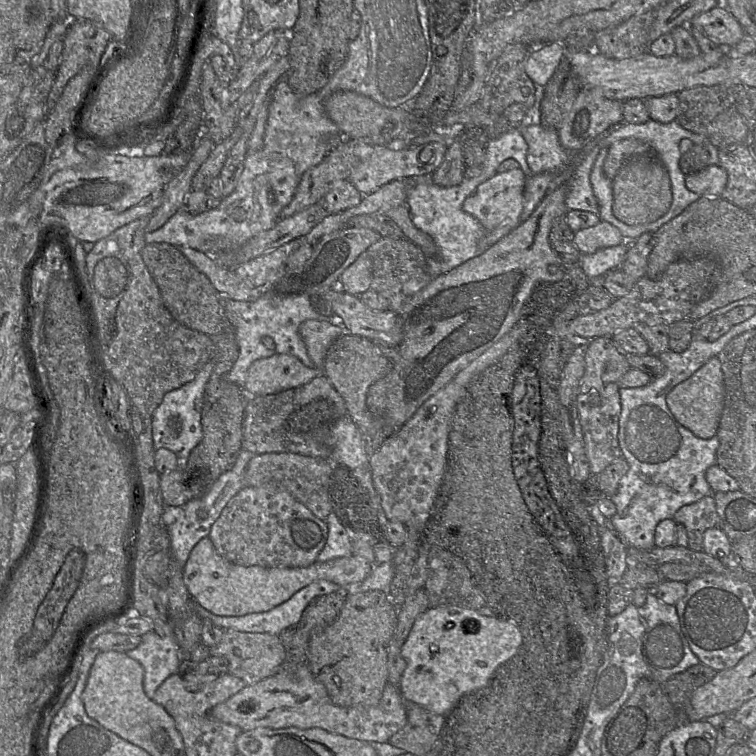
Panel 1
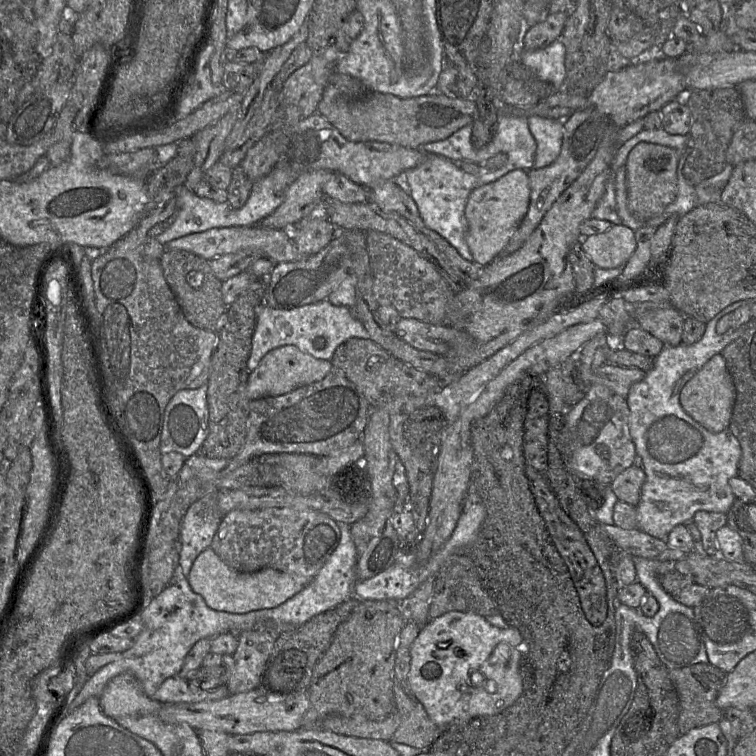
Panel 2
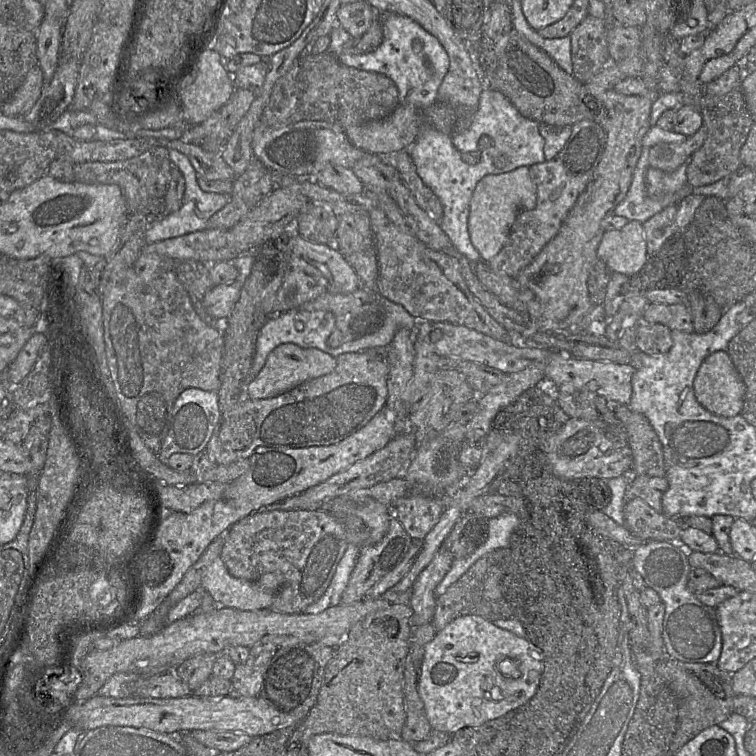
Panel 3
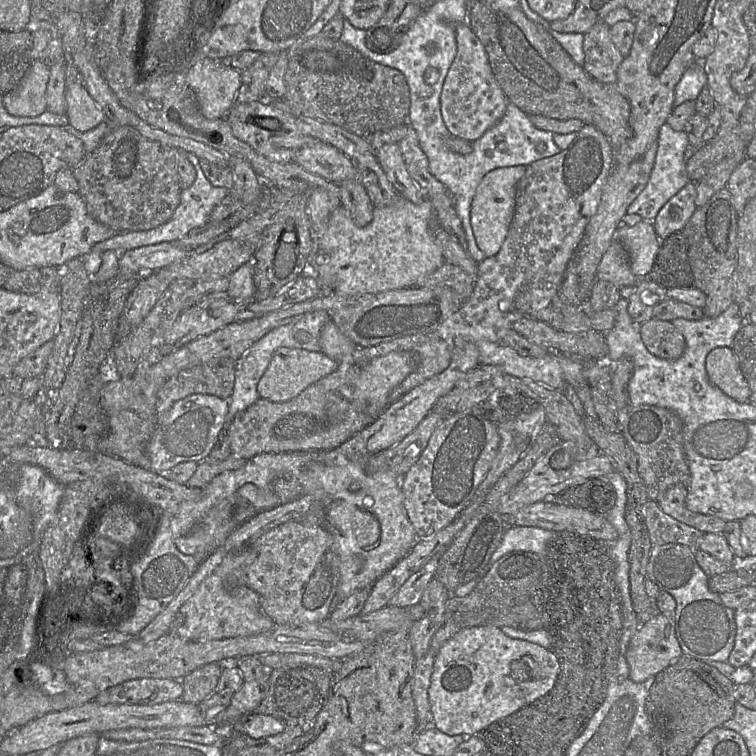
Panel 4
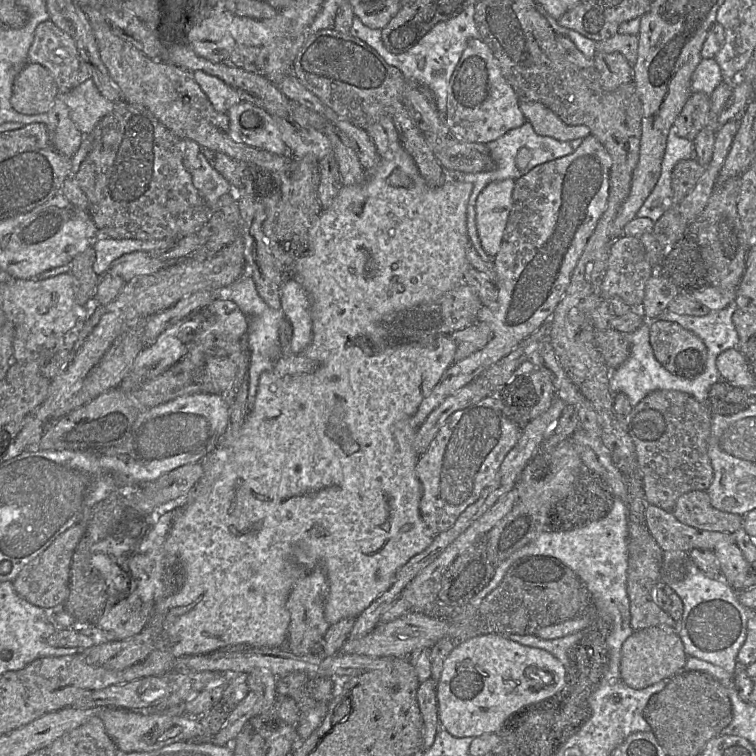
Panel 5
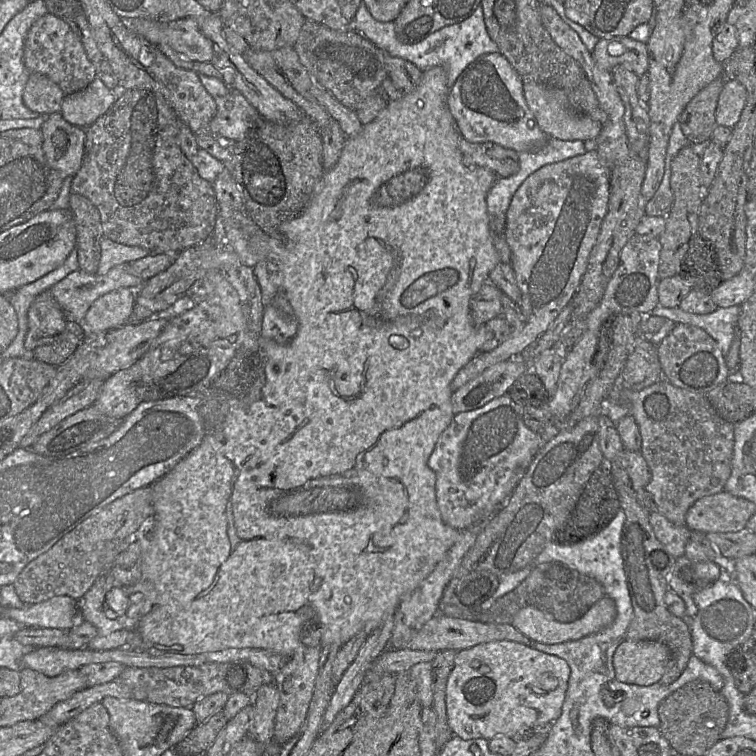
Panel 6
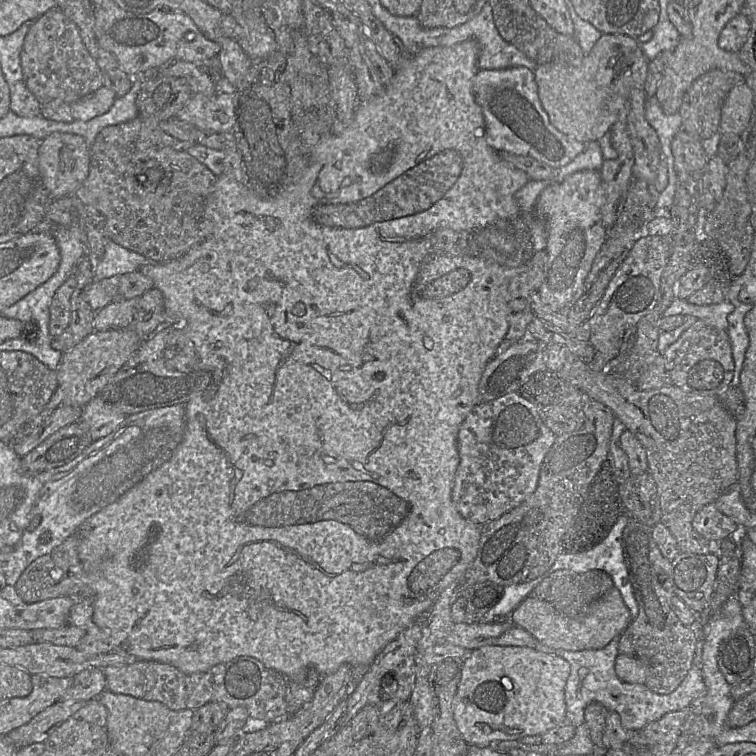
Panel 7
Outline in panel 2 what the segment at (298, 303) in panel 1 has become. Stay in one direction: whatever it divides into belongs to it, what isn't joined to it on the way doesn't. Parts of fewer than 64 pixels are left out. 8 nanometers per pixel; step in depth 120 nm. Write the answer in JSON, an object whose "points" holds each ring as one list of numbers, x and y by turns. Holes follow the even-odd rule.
{"points":[[324,300,292,309,275,309,264,302,258,307,247,369,251,373,268,352,286,345,296,346,314,358,331,361,337,347,351,338,369,338,369,333,357,318,355,308,335,306],[320,337,326,339,326,345,316,348,314,341]]}

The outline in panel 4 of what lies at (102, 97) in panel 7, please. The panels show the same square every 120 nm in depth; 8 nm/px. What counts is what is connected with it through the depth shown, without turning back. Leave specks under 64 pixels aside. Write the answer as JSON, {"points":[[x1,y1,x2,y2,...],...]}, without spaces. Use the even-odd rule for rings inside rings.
{"points":[[80,79,68,84,65,101,66,115,73,130,84,133,105,121,103,111,89,95]]}

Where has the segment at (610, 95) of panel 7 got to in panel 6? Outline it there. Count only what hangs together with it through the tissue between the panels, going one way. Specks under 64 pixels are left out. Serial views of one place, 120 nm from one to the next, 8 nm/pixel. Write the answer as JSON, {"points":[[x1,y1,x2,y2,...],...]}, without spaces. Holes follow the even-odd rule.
{"points":[[628,36,599,39,592,52,592,57,598,67,607,71,623,65,639,78,647,75,649,65,647,46],[523,81,524,96,541,130,549,139,561,141,595,141,603,125,591,117,574,110,565,92,558,88,544,86,534,81]]}

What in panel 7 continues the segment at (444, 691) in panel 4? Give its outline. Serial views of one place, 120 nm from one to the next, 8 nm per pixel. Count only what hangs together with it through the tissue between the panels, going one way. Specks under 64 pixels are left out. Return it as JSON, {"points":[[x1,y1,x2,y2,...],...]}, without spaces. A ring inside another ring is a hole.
{"points":[[484,646,464,660,453,700,456,725,469,745,494,747,502,741,541,736,566,725,565,686,570,664,563,658,519,646]]}

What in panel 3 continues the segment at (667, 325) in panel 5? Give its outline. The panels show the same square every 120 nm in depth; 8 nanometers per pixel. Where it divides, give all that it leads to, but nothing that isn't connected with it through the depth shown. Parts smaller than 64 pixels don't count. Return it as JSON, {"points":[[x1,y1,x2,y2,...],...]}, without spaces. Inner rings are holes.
{"points":[[641,322,635,329,636,349,649,354,667,353,673,346,672,331,660,323]]}

